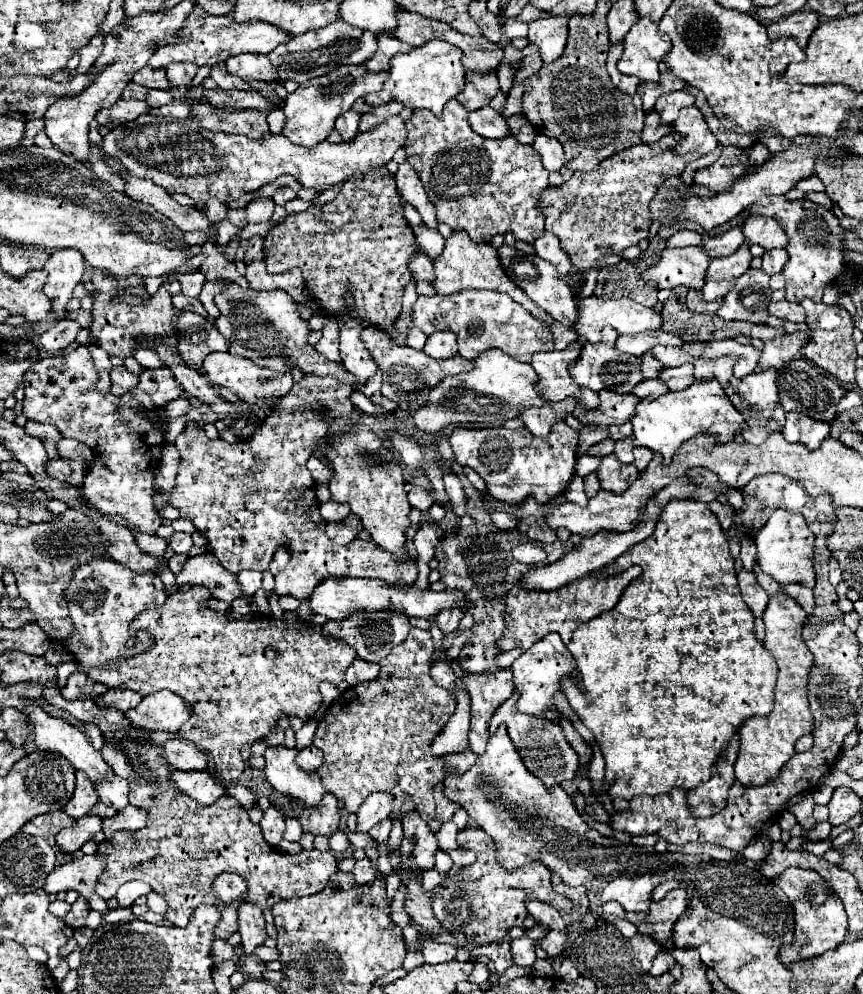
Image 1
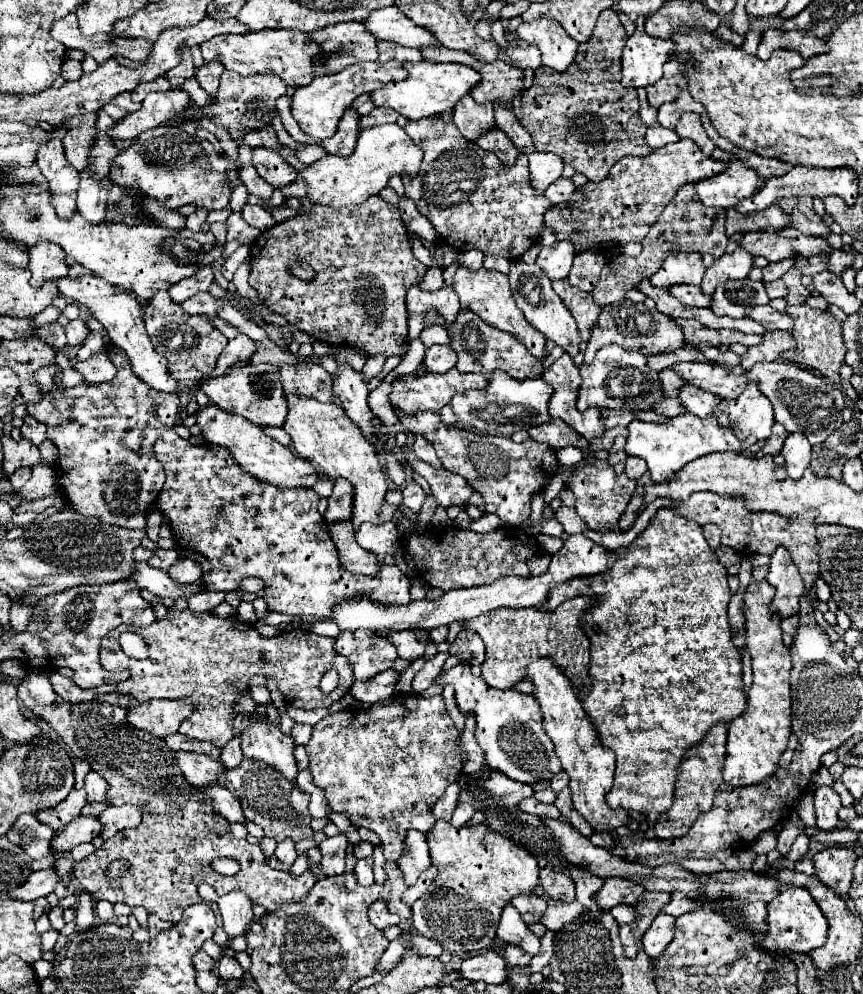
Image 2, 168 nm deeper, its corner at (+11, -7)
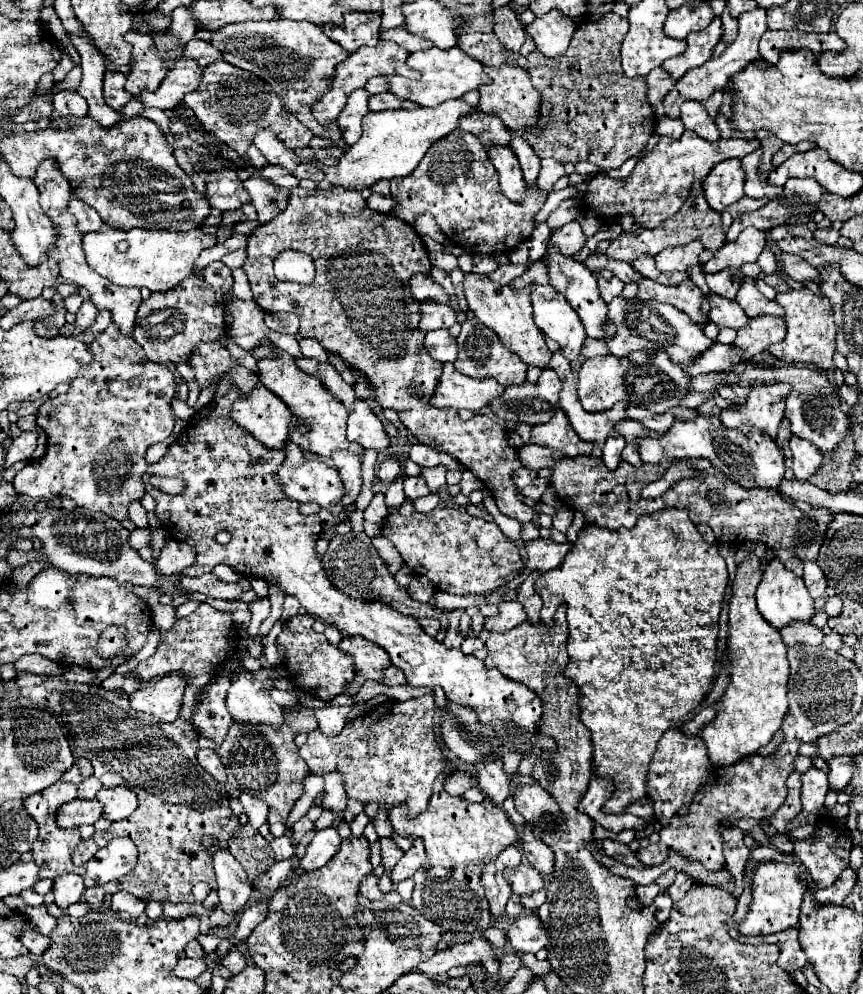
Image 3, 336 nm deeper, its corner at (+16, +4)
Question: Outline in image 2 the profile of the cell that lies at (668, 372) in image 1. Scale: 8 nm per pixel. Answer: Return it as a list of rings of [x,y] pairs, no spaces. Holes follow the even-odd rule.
[[[693,384],[683,386],[679,398],[681,398],[683,406],[685,406],[691,414],[695,414],[695,416],[699,416],[699,418],[705,418],[705,416],[713,414],[713,408],[721,402],[719,396],[715,396],[715,394],[711,394],[711,392],[705,392],[705,390],[701,390],[701,388],[693,386]]]

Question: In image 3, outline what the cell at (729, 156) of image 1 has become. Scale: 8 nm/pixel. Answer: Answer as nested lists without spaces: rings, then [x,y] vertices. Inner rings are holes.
[[[738,159],[722,161],[708,173],[708,177],[702,181],[702,187],[708,205],[716,211],[722,211],[726,205],[744,197],[742,163]]]

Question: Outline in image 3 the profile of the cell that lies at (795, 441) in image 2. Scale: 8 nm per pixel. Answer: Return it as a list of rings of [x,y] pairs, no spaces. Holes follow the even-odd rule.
[[[792,435],[790,449],[792,449],[792,471],[794,471],[794,475],[798,479],[810,479],[822,461],[818,447],[812,445],[810,441],[804,441],[804,439]]]

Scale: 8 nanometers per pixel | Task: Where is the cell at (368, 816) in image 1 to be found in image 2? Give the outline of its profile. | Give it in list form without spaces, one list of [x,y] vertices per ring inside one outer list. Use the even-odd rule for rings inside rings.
[[[337,834],[333,838],[325,838],[319,848],[321,848],[321,862],[319,868],[325,876],[335,876],[345,872],[346,849],[348,846],[348,838],[345,834]]]

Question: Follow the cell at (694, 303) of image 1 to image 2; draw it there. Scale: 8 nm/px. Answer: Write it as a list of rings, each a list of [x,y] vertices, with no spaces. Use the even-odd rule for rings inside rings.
[[[687,284],[685,286],[673,286],[673,288],[669,288],[669,294],[687,306],[705,306],[707,308],[711,304],[711,298],[705,296],[699,286],[687,286]]]

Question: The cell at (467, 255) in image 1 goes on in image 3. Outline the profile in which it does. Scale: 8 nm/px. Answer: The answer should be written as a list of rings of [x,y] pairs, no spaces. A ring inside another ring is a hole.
[[[466,273],[464,275],[464,297],[468,301],[470,311],[478,315],[478,319],[484,325],[488,325],[500,337],[500,341],[504,341],[508,349],[516,351],[516,355],[520,355],[522,361],[526,361],[528,365],[538,365],[538,367],[548,365],[552,353],[546,347],[544,333],[532,321],[532,305],[530,305],[528,289],[522,289],[520,293],[508,285],[496,285],[488,275]]]

